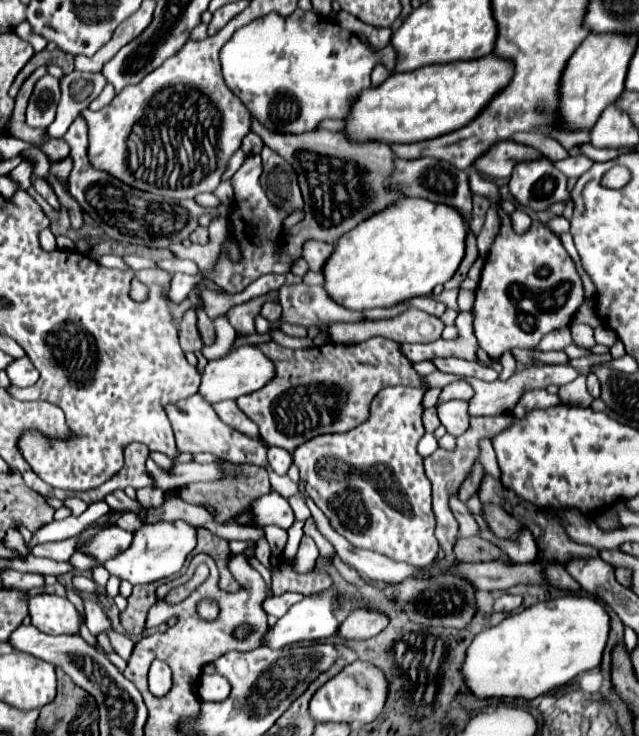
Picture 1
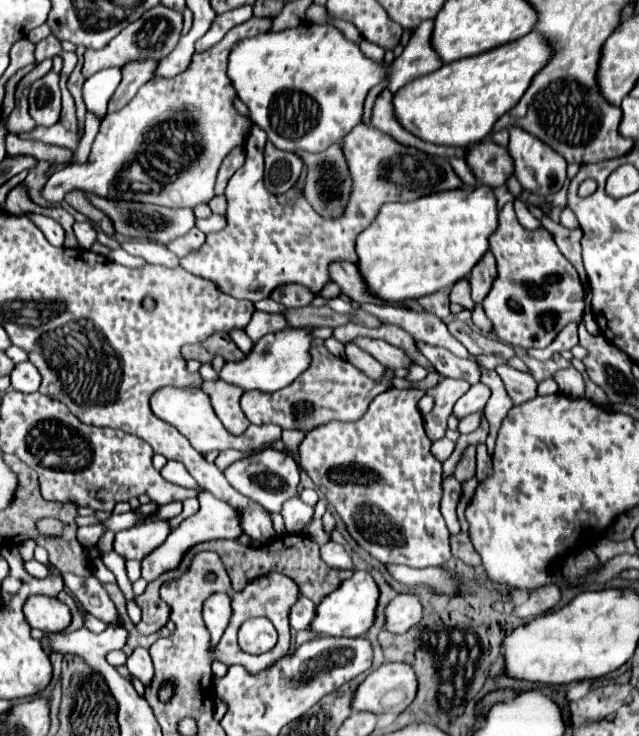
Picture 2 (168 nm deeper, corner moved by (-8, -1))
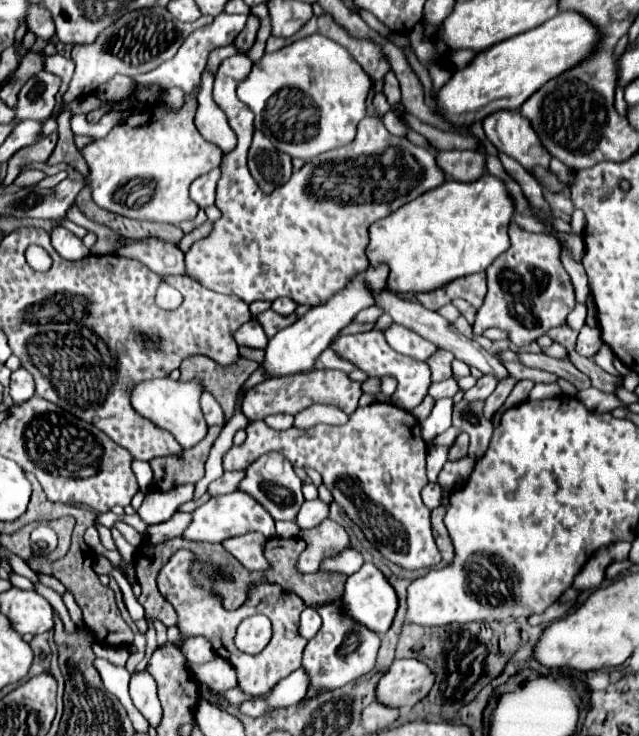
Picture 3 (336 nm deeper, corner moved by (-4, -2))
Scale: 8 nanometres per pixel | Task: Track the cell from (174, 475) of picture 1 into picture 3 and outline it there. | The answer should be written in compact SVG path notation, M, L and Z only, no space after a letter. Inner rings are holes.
M268 453L268 455L262 455L260 459L256 459L252 465L248 465L246 469L246 475L244 479L240 481L238 489L252 495L256 501L262 503L262 507L278 521L294 521L296 517L296 511L300 509L300 503L304 501L302 497L302 481L300 477L294 473L292 465L288 463L288 459L284 459L284 455L280 453Z

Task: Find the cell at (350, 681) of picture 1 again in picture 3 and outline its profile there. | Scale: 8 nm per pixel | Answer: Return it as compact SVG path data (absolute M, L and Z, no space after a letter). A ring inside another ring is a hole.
M396 659L376 685L376 701L386 707L410 709L432 687L432 671L418 659Z

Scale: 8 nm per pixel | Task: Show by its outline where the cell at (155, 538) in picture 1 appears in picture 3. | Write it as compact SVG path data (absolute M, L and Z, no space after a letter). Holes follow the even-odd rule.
M234 491L234 493L228 493L228 495L212 497L204 505L194 509L192 521L186 527L186 531L182 533L182 539L222 543L228 537L244 535L244 533L250 533L250 531L260 531L264 537L274 537L276 535L274 519L268 515L268 511L264 511L264 507L256 499L252 499L250 495L246 495L242 491Z

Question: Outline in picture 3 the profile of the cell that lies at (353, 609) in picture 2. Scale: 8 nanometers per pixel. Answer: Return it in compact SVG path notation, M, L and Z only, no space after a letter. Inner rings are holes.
M364 563L360 571L356 571L354 575L348 577L348 581L344 585L344 595L340 597L340 609L352 621L364 625L366 629L370 629L378 635L384 635L384 631L388 631L388 627L394 619L394 613L398 609L398 599L396 599L392 585L386 581L386 577L372 563Z

